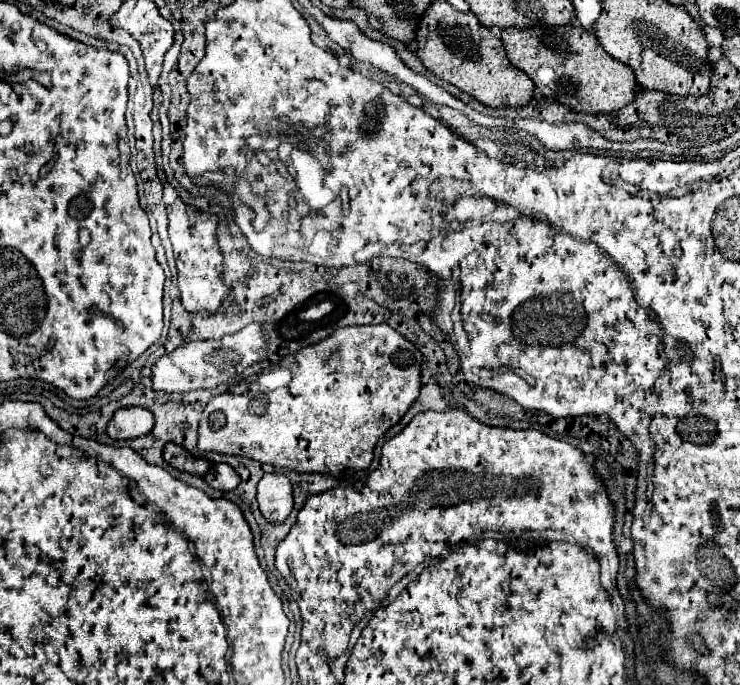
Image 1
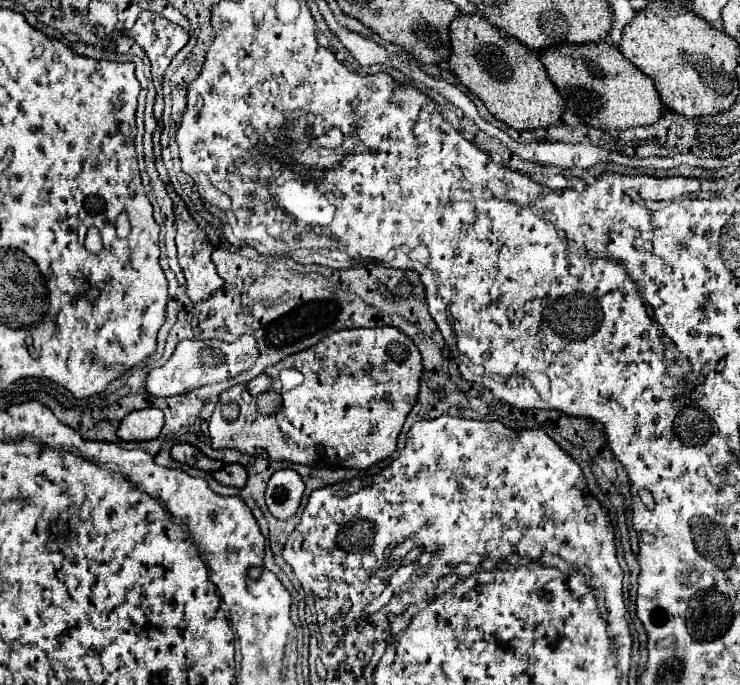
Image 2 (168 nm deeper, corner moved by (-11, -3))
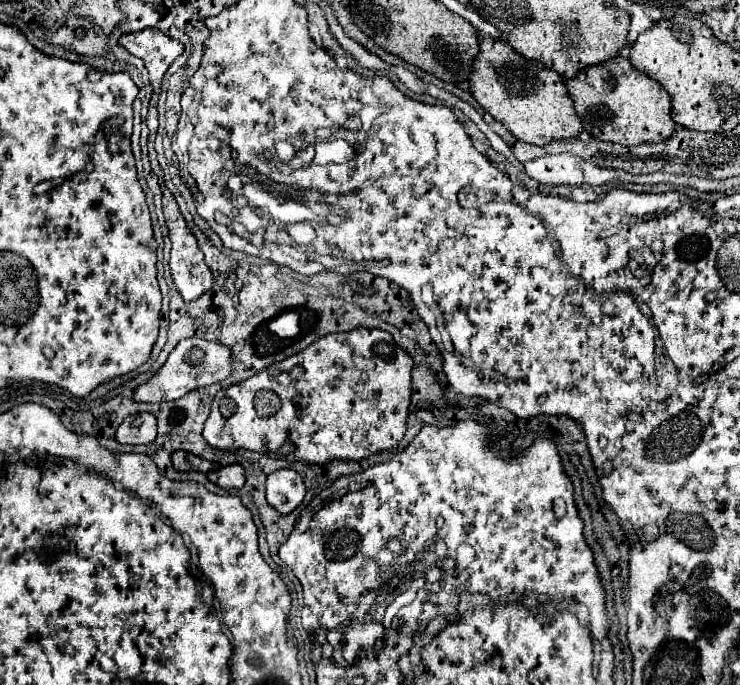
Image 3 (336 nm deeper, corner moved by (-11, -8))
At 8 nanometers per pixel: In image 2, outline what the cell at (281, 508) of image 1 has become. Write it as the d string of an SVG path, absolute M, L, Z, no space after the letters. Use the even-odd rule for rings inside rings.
M293 469L275 471L265 491L265 501L273 517L289 519L297 511L303 491L305 491L305 483L297 471Z

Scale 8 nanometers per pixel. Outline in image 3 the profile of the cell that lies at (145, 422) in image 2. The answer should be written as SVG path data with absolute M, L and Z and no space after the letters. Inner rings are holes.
M133 414L117 428L119 444L151 444L157 438L157 420L153 414Z

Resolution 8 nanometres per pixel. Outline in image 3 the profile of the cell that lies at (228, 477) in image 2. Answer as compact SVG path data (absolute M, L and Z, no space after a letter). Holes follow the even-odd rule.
M231 464L231 466L219 468L215 484L221 486L221 488L227 488L227 490L231 490L231 488L239 490L239 488L243 488L243 484L245 484L243 466L241 464Z

